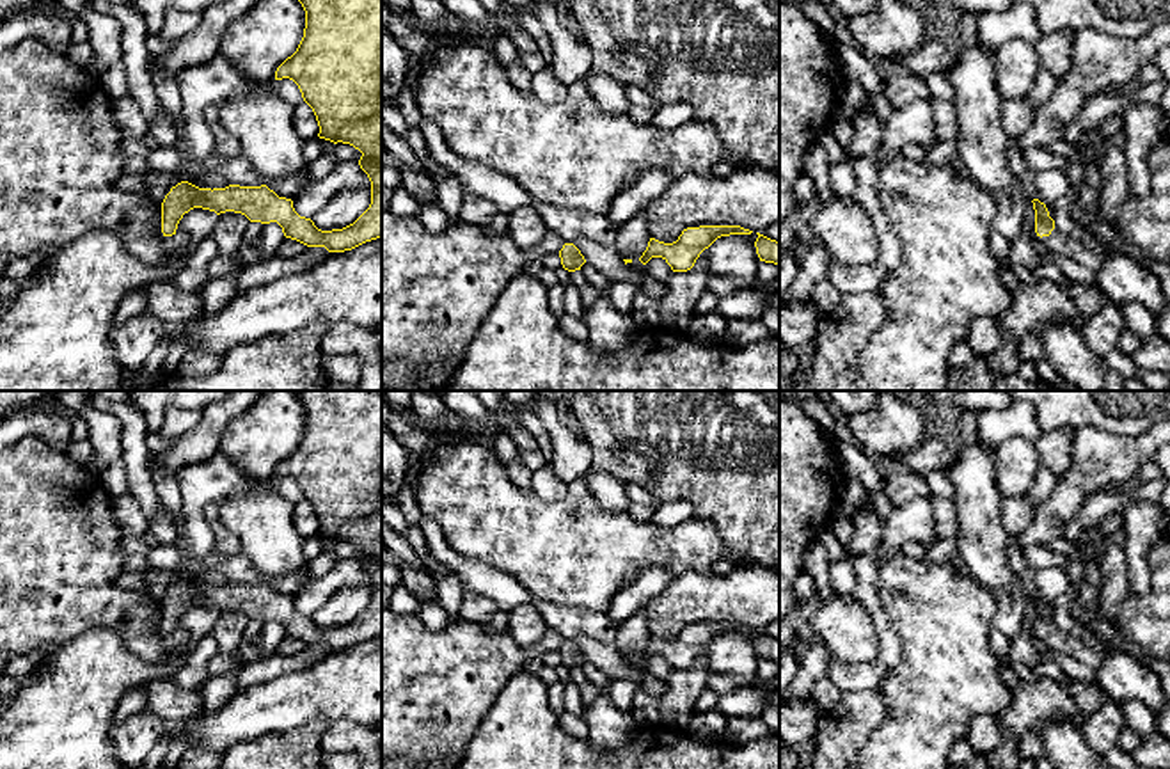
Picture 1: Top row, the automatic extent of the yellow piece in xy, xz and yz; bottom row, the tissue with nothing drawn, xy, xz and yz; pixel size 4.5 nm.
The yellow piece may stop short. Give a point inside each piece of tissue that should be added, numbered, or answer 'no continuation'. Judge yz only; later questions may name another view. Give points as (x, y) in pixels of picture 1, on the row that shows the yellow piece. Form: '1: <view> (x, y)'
1: yz (1057, 242)

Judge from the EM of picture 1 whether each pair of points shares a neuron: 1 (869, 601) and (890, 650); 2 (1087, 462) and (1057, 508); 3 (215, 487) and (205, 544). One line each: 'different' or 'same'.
1: same
2: same
3: same

